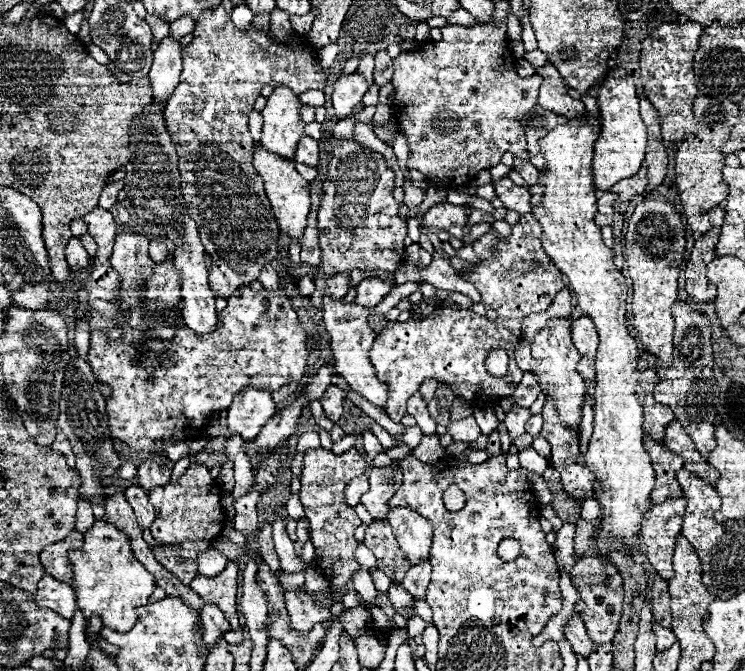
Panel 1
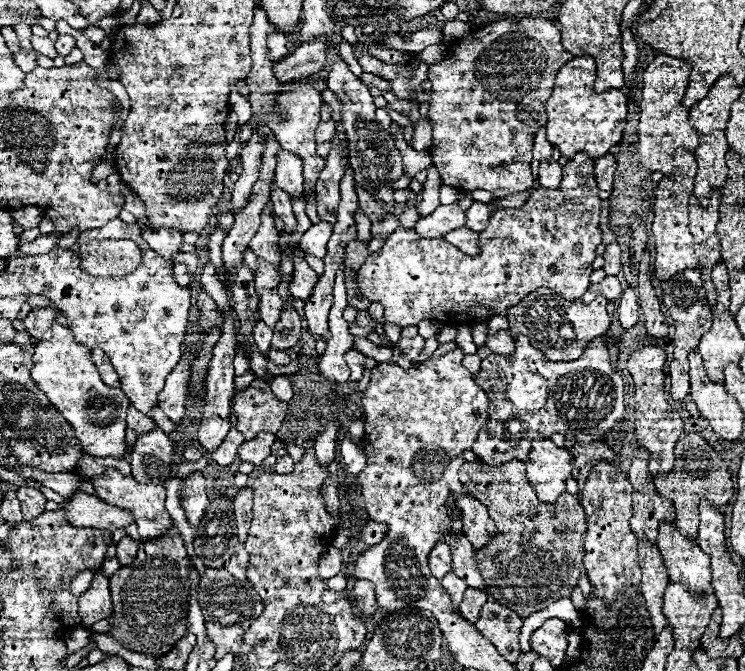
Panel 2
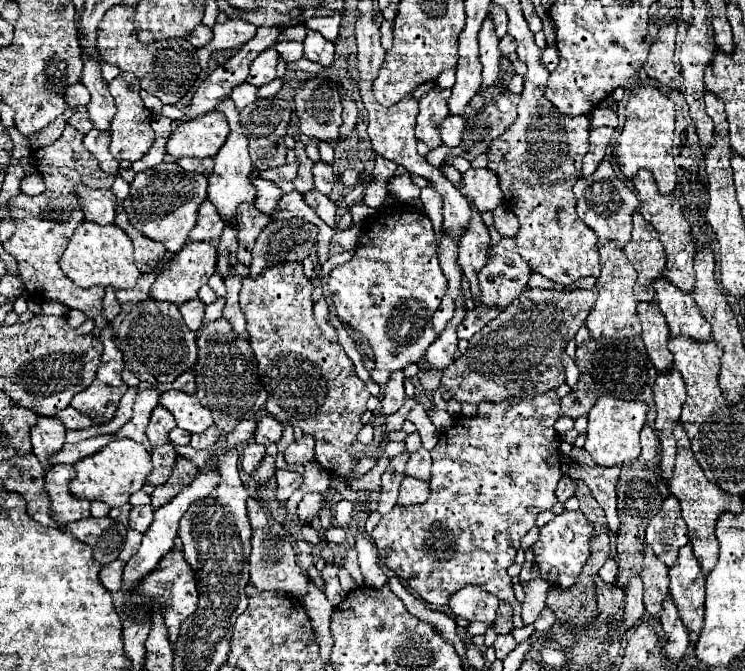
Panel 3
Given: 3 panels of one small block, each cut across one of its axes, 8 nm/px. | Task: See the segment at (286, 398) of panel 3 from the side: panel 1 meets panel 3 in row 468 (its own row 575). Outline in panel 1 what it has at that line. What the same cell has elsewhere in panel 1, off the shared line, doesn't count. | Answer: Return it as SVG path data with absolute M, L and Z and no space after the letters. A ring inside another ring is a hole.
M314 448L314 450L304 452L300 502L310 522L310 540L316 548L314 564L324 572L330 588L336 590L334 596L360 570L360 564L354 560L354 550L358 546L358 542L354 540L354 530L362 524L362 520L358 518L354 508L344 504L344 490L350 480L362 474L366 474L366 462L354 448L350 448L348 452L340 456L324 448Z

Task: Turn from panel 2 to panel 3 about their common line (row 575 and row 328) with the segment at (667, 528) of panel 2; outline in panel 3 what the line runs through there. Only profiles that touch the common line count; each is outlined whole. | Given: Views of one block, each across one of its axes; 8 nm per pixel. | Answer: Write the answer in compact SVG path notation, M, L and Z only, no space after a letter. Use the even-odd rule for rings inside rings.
M666 278L654 280L658 306L670 328L670 336L686 336L696 342L708 342L712 338L710 324L702 318L692 294L682 292Z

